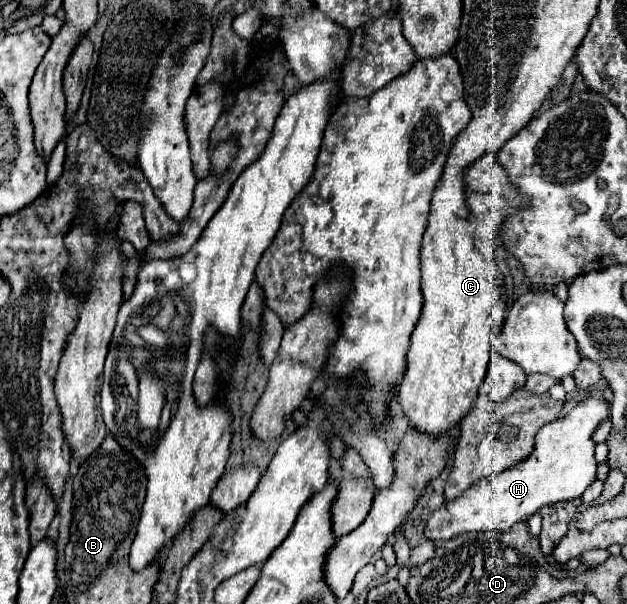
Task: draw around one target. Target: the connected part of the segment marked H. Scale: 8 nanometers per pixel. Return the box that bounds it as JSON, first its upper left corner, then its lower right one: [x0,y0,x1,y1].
[424,397,610,541]

